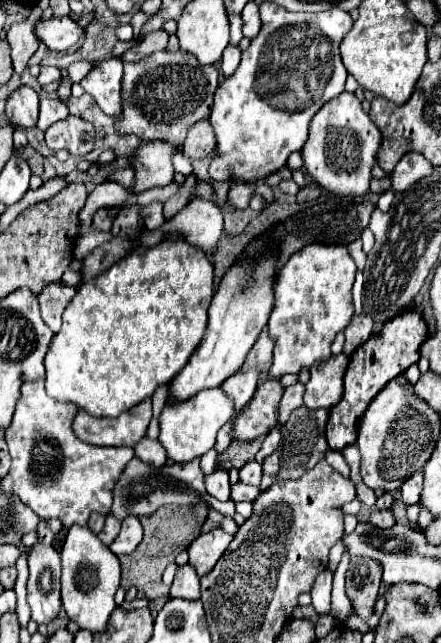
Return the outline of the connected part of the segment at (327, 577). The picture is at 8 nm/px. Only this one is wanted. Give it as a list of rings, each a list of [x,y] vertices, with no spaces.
[[[325,570],[325,572],[321,572],[321,576],[317,576],[317,580],[311,588],[311,605],[319,616],[327,615],[330,610],[332,580],[333,574],[329,570]]]

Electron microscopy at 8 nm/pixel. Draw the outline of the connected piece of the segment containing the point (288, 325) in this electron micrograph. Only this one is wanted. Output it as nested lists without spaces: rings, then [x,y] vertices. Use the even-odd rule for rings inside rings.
[[[309,244],[287,260],[287,264],[281,268],[277,276],[275,308],[269,318],[269,334],[275,338],[273,366],[269,370],[271,378],[279,378],[283,374],[299,374],[303,366],[311,368],[313,364],[319,364],[321,360],[327,360],[331,356],[331,344],[337,332],[345,330],[345,326],[349,324],[355,312],[351,300],[355,272],[357,272],[357,264],[351,258],[347,246],[341,244]]]

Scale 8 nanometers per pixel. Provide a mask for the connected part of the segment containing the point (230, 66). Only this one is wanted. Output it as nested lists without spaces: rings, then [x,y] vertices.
[[[229,44],[229,46],[225,48],[225,52],[223,52],[223,58],[221,58],[221,70],[223,70],[223,74],[225,74],[225,76],[233,74],[233,70],[235,70],[237,64],[239,64],[239,60],[241,60],[241,50],[239,50],[239,46]]]

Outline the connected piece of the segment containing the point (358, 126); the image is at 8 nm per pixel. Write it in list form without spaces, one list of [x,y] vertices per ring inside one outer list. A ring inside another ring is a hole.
[[[341,92],[323,104],[309,124],[309,138],[303,146],[305,172],[321,188],[341,196],[363,196],[369,190],[371,168],[377,160],[377,148],[381,144],[381,132],[369,114],[361,108],[361,102],[351,92]]]

